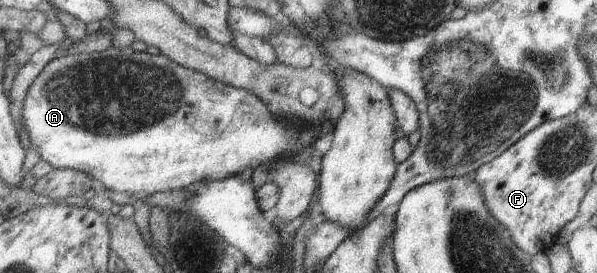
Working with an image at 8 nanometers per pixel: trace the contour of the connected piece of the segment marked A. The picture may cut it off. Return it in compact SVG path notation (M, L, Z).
M111 47L101 52L79 53L75 55L65 55L55 58L47 63L43 68L43 72L31 82L25 100L23 100L23 116L24 128L29 135L31 146L37 148L41 160L48 162L53 169L73 169L86 172L94 179L103 182L107 192L119 191L120 193L136 194L146 196L158 192L167 192L168 190L185 189L197 182L211 182L211 180L223 180L227 176L235 176L240 174L244 168L251 166L257 168L261 162L275 162L281 158L293 155L293 152L299 152L303 148L314 146L321 134L321 126L317 128L308 128L303 132L297 130L291 131L283 122L279 122L269 110L268 104L261 102L255 94L247 92L241 88L235 88L219 82L214 78L209 78L206 74L197 72L171 60L167 55L151 55L145 52L133 50L129 48Z

